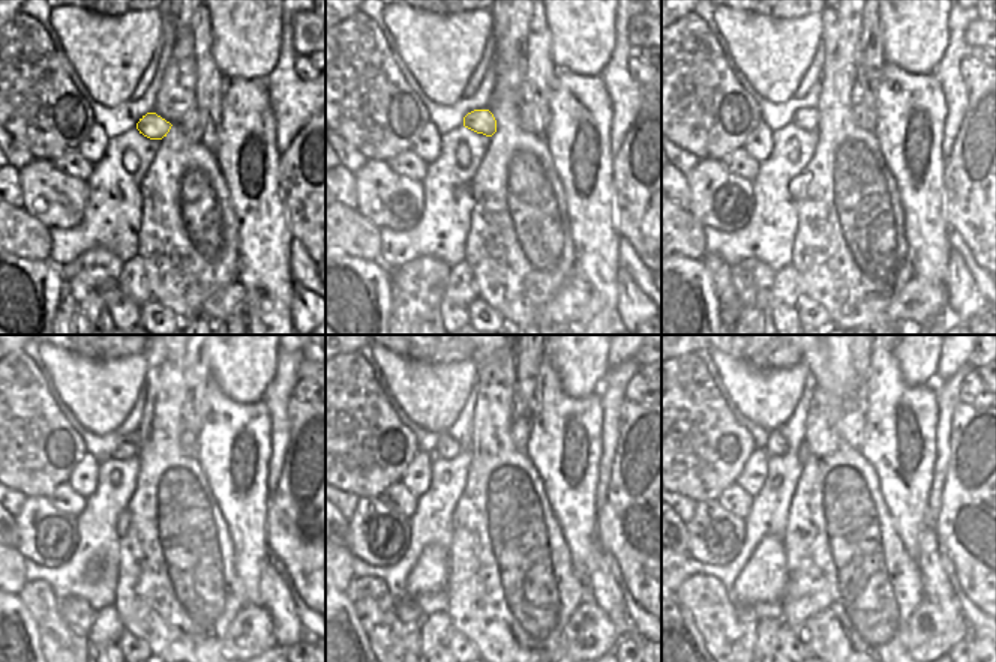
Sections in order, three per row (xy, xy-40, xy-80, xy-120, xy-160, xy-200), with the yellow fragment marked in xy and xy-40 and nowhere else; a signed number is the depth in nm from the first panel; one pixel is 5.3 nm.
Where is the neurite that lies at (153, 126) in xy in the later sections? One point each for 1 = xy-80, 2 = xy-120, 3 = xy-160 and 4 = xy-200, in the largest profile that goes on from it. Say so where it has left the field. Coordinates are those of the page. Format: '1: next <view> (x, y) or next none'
1: next xy-80 (806, 119)
2: next xy-120 (125, 451)
3: next xy-160 (446, 446)
4: next xy-200 (776, 445)

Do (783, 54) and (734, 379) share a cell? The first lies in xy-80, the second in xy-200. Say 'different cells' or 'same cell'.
same cell

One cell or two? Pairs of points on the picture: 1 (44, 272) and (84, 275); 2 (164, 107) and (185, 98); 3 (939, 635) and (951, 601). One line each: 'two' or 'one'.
1: two
2: one
3: two

